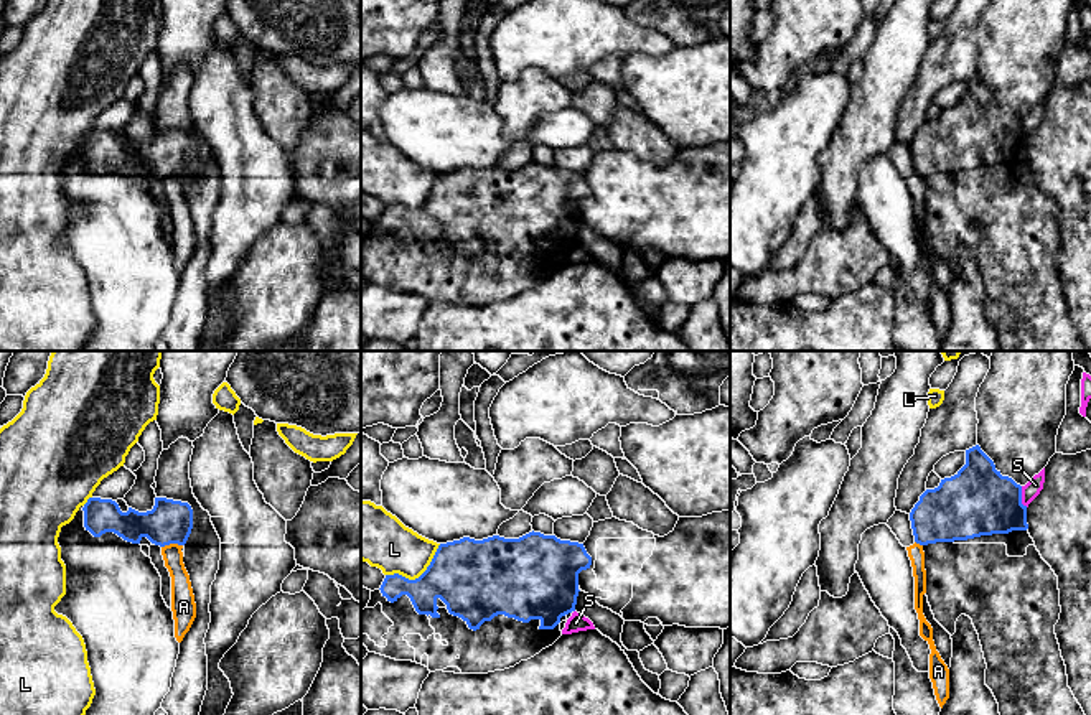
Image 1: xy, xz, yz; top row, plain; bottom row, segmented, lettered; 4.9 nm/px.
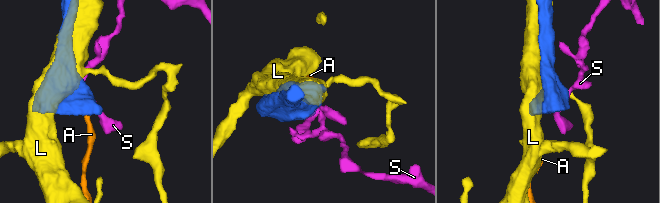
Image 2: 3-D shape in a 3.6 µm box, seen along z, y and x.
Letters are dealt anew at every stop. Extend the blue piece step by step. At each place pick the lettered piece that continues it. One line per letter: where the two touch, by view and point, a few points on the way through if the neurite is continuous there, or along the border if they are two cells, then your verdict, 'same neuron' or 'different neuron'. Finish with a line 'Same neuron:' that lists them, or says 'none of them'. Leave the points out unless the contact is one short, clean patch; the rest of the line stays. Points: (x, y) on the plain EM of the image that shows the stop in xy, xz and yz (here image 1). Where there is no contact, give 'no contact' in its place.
A: meets blue in xy at (172, 173); border along xy (182, 175), (165, 175), (162, 178); different neuron
L: meets blue in xz at (419, 208); different neuron
S: meets blue in yz at (1020, 129); border along yz (1020, 117), (1020, 132), (1027, 137); different neuron
Same neuron: none of them

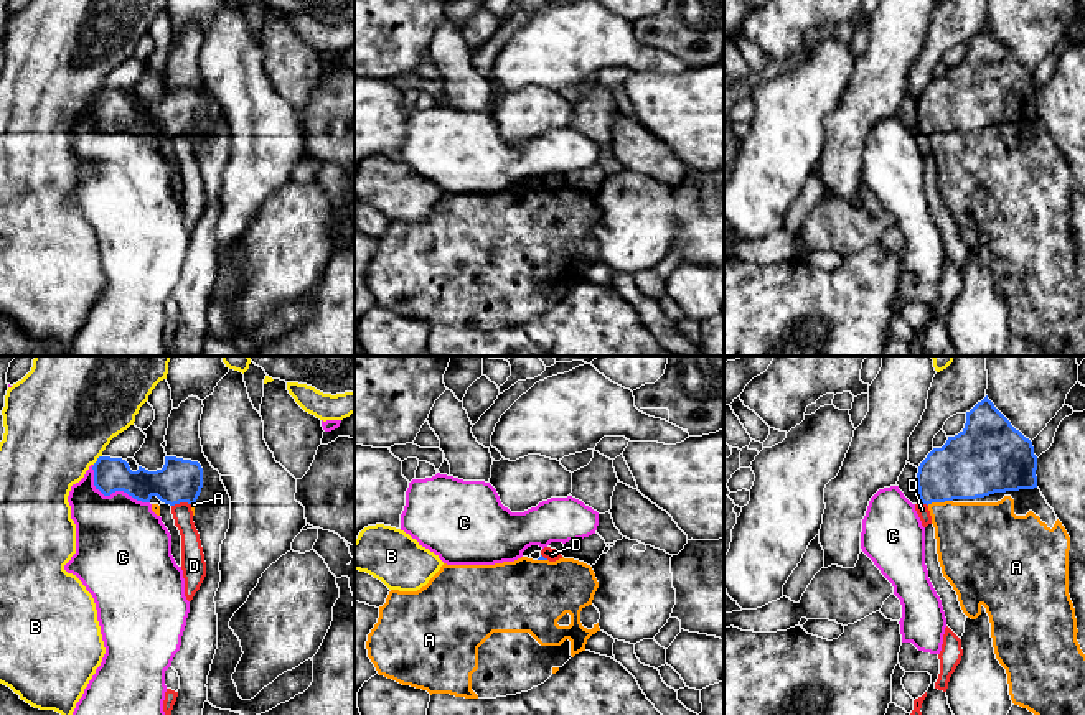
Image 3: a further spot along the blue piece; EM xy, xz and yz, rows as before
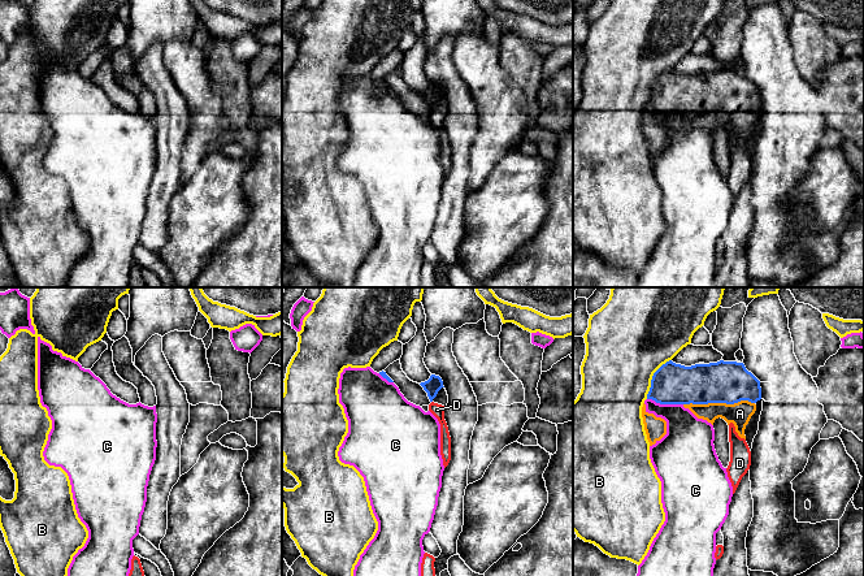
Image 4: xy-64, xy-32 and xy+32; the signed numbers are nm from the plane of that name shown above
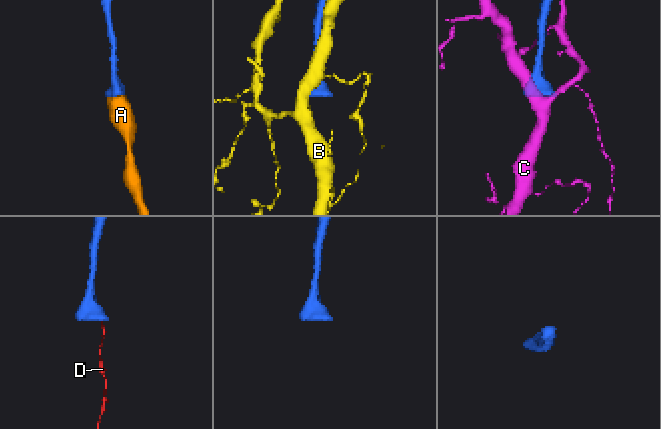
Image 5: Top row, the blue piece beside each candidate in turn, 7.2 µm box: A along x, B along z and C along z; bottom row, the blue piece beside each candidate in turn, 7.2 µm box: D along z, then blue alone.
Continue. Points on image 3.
A: meets blue in yz at (939, 132); same neuron
B: meets blue in xy at (98, 91); different neuron
C: meets blue in xy at (112, 122); different neuron
D: meets blue in xy at (182, 132); border along xy (192, 134), (175, 134), (172, 137); different neuron
Same neuron: A

